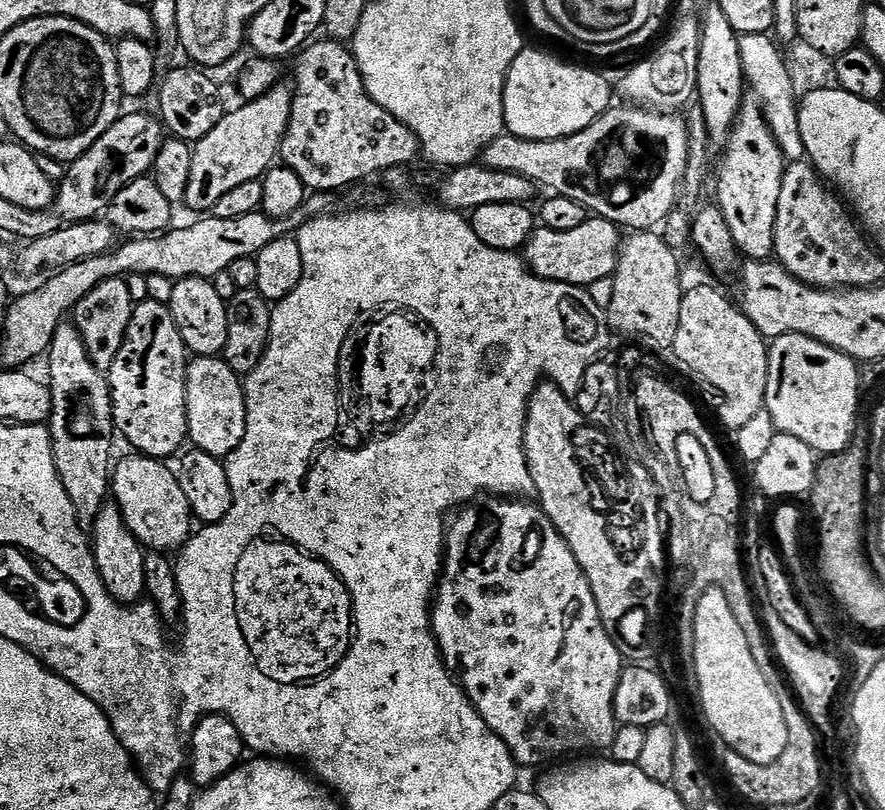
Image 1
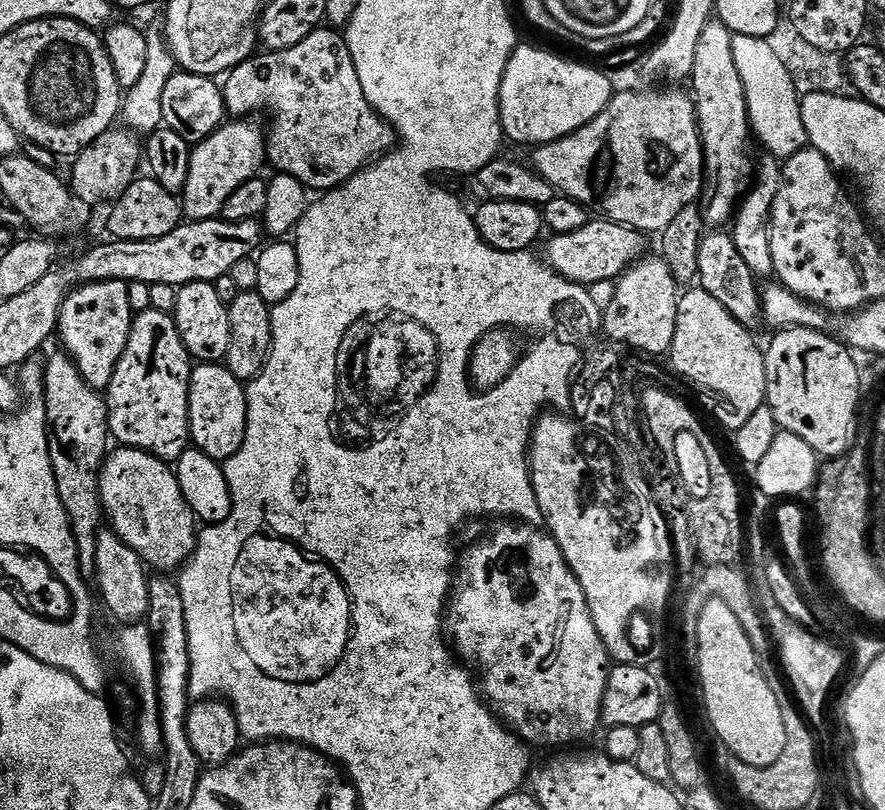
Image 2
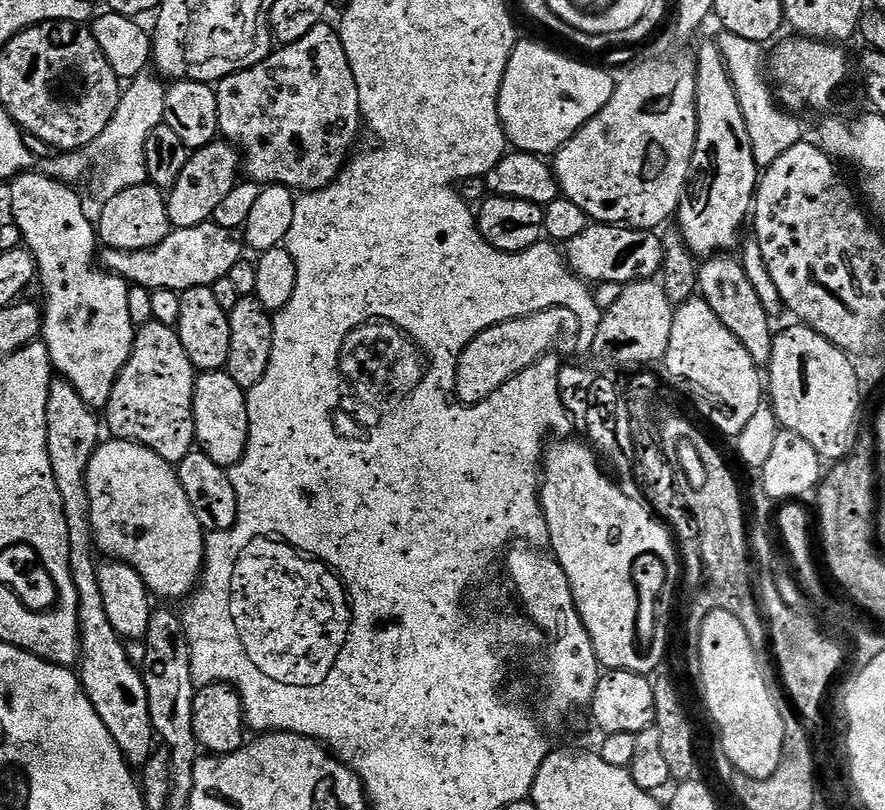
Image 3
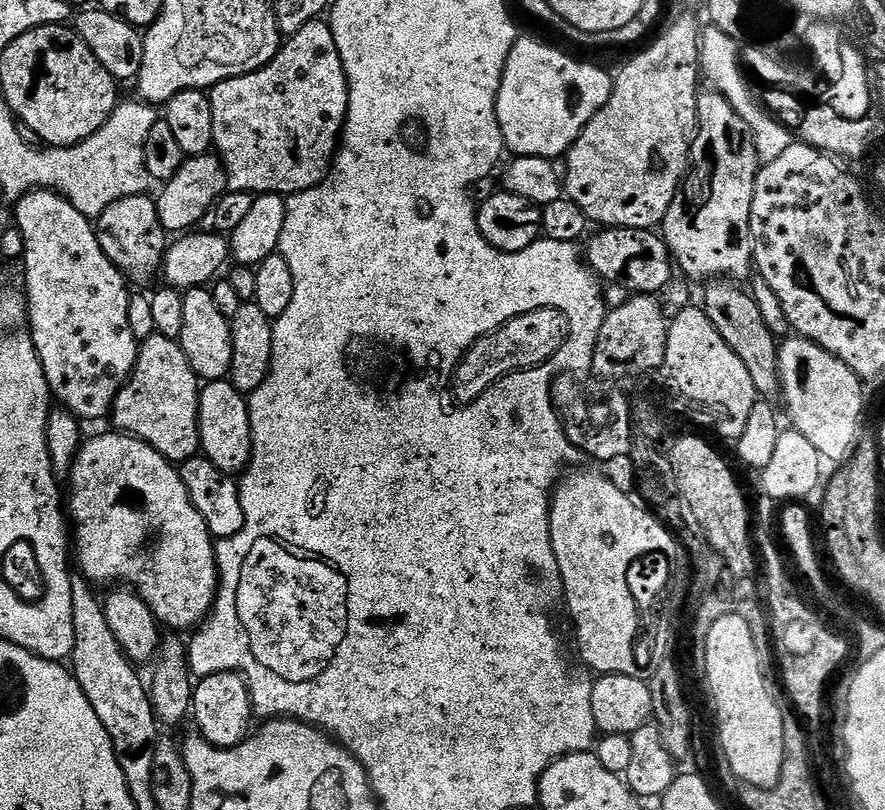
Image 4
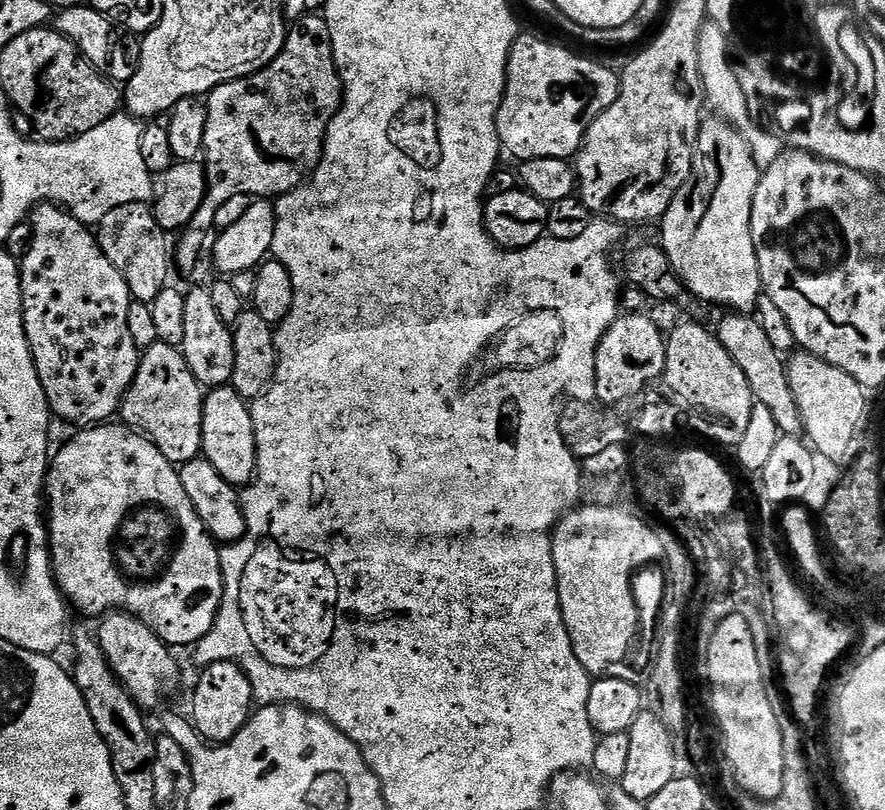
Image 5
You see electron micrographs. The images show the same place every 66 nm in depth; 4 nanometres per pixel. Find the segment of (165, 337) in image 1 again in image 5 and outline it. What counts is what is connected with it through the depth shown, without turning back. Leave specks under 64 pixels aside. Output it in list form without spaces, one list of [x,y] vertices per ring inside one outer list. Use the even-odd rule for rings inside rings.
[[[156,343],[143,349],[134,382],[128,387],[119,415],[129,429],[148,437],[169,462],[177,466],[203,453],[202,410],[205,389],[190,374],[183,352],[169,344]]]

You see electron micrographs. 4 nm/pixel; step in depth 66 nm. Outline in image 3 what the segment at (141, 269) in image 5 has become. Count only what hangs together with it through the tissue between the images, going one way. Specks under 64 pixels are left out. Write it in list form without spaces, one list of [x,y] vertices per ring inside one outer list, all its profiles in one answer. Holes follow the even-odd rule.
[[[151,182],[130,186],[130,190],[122,190],[107,197],[103,203],[104,209],[100,212],[100,221],[97,219],[94,227],[98,233],[99,243],[104,248],[123,252],[150,250],[157,248],[174,231],[165,193]]]

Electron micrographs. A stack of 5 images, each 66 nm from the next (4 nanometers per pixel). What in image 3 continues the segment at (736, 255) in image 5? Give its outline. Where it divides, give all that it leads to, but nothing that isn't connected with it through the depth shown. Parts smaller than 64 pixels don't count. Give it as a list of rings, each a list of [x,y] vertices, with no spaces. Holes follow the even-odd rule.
[[[719,43],[702,45],[700,53],[695,53],[694,59],[696,61],[696,154],[694,160],[699,171],[695,173],[684,199],[681,200],[680,210],[676,213],[674,220],[693,255],[697,258],[707,258],[717,254],[731,253],[741,243],[740,231],[744,228],[744,219],[747,216],[749,219],[754,208],[758,169],[750,142],[750,130],[746,130],[746,118],[742,114],[742,106],[738,106],[736,91],[728,76],[728,70],[724,66]]]

